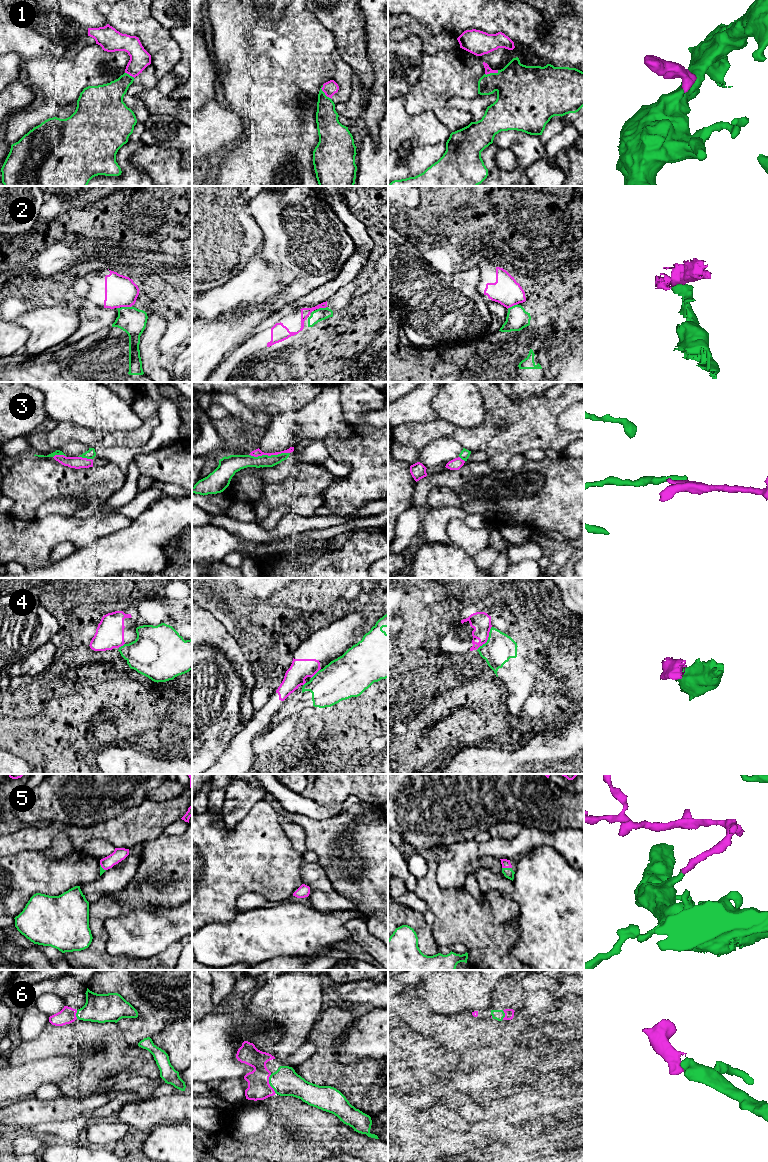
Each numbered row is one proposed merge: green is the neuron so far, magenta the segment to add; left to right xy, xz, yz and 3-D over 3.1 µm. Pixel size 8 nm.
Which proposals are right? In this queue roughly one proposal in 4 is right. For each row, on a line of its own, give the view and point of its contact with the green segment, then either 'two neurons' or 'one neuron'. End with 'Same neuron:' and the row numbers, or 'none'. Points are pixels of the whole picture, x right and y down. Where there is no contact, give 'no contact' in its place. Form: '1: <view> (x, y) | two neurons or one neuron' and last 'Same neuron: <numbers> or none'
1: xz (324, 93) | one neuron
2: xz (322, 308) | two neurons
3: xz (269, 456) | two neurons
4: yz (488, 638) | two neurons
5: yz (507, 868) | one neuron
6: xz (269, 1083) | one neuron
Same neuron: 1, 5, 6

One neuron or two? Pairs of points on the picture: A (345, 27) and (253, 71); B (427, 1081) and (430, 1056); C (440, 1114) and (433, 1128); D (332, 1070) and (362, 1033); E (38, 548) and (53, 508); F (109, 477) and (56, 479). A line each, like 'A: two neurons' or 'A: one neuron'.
A: two neurons
B: two neurons
C: two neurons
D: two neurons
E: two neurons
F: one neuron

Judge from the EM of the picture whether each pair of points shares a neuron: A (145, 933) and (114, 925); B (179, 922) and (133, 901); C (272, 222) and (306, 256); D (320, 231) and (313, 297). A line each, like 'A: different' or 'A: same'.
A: same
B: different
C: same
D: different

